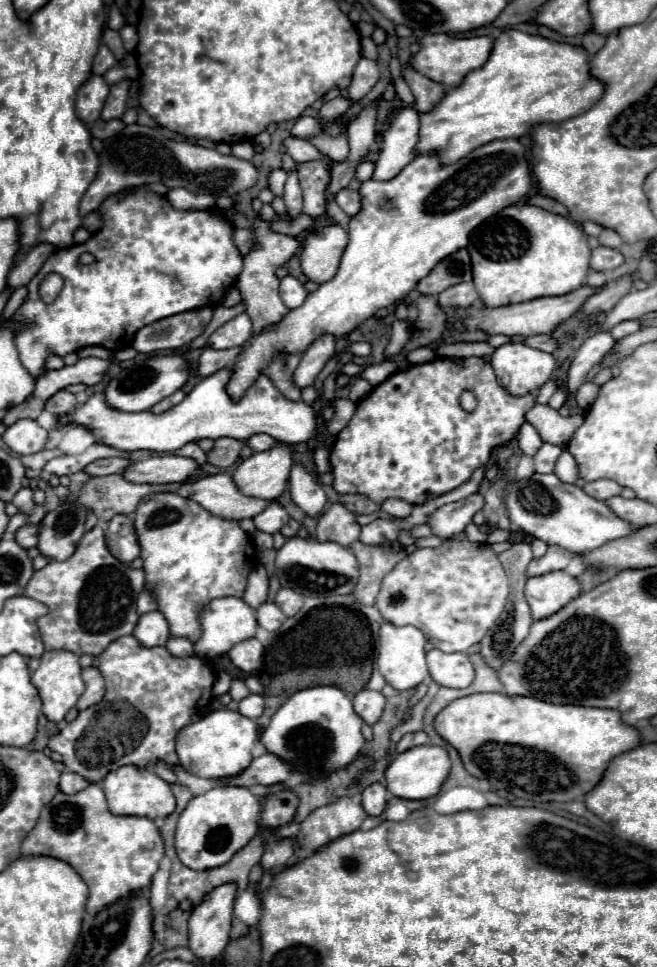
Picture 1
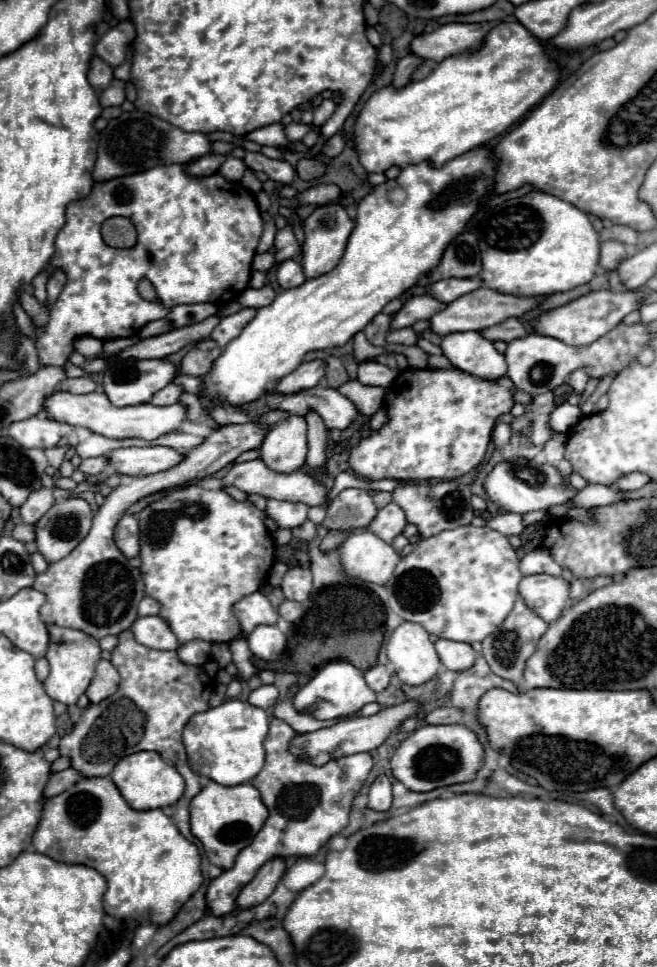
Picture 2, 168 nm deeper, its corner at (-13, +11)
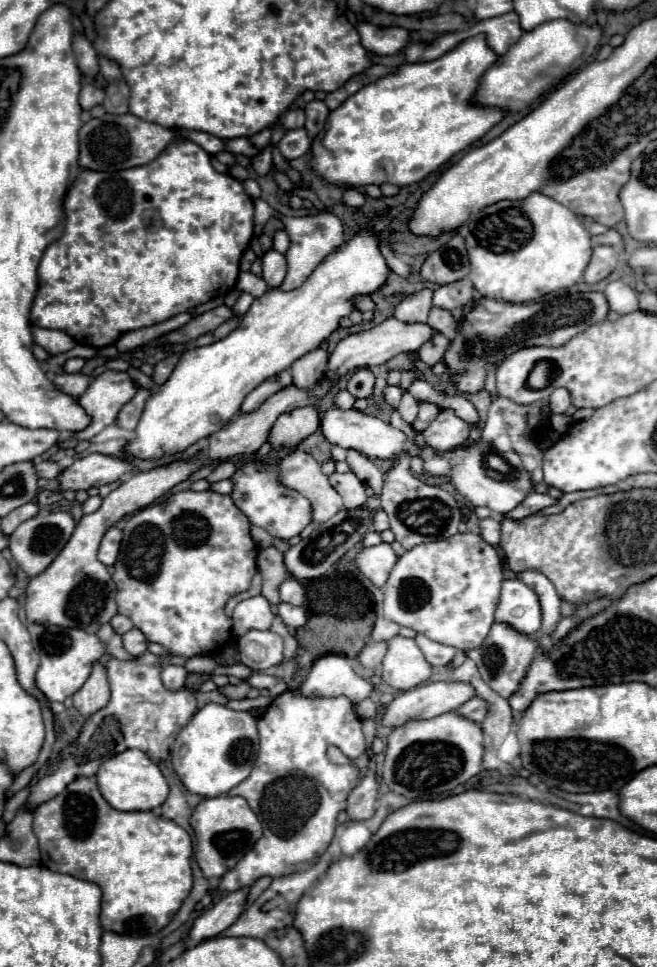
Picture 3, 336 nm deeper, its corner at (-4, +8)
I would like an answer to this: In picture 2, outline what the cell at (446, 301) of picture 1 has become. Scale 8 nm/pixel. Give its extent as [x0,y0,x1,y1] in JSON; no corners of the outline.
[429,278,483,302]

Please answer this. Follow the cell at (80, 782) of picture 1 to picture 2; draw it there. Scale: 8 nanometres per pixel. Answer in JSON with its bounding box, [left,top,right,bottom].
[43,768,79,798]

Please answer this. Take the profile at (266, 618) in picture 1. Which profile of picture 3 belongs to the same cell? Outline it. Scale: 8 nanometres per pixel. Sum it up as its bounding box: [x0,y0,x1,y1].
[278,603,308,627]

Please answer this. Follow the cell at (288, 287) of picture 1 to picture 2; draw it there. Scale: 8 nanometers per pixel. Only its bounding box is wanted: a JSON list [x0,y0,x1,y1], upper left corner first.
[277,260,305,288]

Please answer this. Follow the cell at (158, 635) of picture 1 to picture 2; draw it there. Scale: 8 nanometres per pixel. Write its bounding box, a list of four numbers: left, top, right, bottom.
[131,616,177,650]

